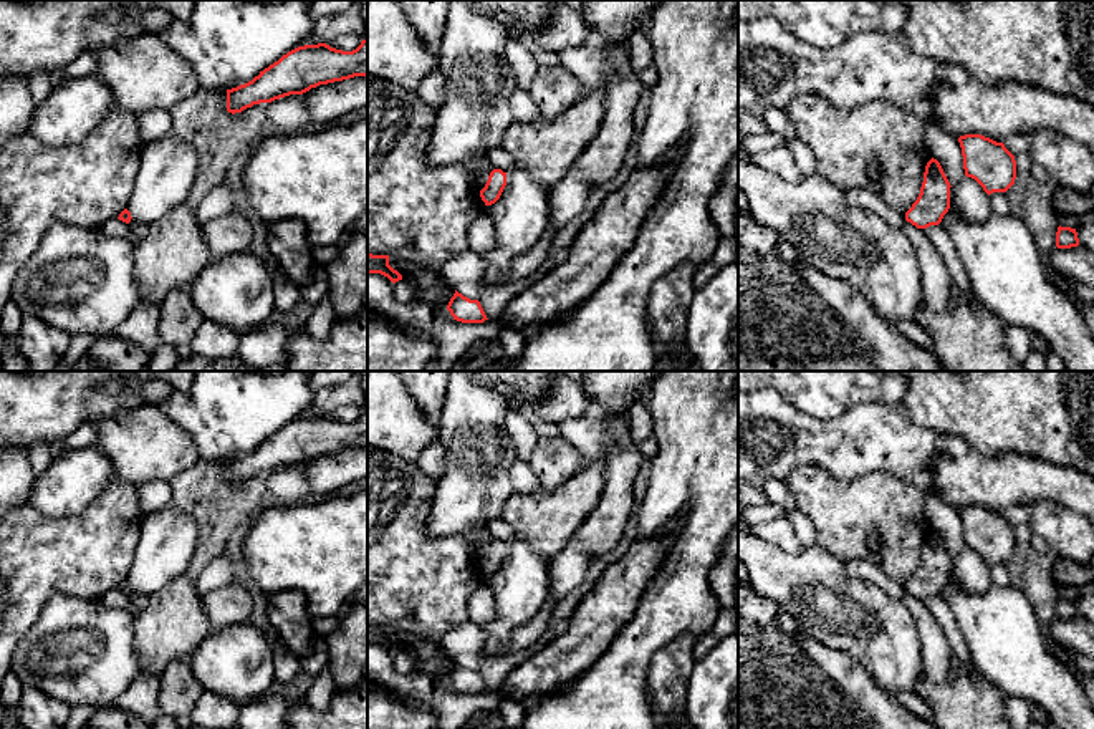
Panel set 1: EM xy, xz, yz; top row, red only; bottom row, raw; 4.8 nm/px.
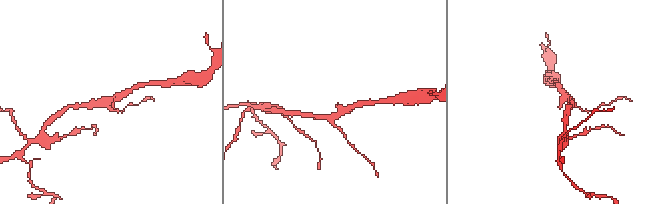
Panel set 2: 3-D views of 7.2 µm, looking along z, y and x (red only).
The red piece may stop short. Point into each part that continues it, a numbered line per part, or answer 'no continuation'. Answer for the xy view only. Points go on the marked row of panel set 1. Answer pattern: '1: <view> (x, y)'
no continuation

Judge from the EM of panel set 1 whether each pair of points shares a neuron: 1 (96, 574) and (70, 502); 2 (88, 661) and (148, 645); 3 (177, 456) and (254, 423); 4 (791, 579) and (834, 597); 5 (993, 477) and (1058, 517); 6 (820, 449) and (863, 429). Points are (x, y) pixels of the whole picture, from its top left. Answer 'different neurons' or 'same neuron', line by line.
1: different neurons
2: different neurons
3: different neurons
4: same neuron
5: different neurons
6: same neuron

